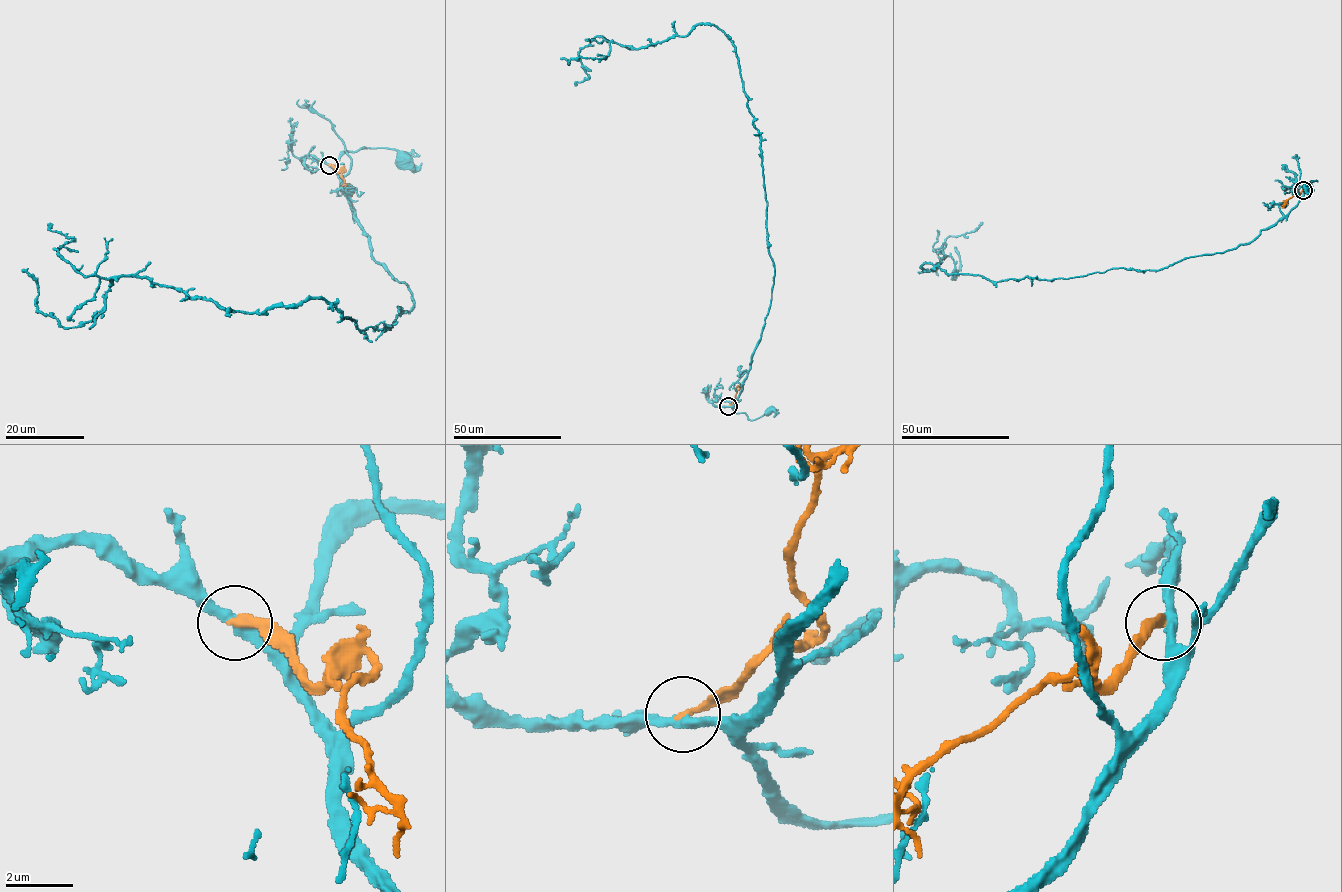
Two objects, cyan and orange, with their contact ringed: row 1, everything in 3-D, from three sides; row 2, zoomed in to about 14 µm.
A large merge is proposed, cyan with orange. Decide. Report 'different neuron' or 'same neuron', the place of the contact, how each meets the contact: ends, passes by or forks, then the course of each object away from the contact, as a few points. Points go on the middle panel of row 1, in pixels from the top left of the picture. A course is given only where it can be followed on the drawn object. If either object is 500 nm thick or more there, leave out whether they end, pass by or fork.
different neuron; place (728, 406); cyan passes by; orange ends; course cyan (728, 406), (736, 413), (744, 412), (751, 420), (770, 411); course orange (728, 406), (735, 399), (741, 385)

